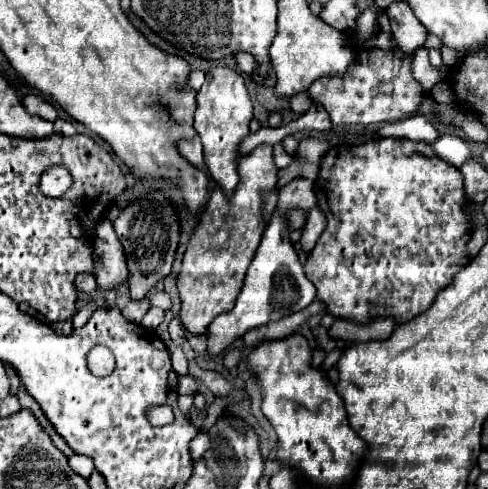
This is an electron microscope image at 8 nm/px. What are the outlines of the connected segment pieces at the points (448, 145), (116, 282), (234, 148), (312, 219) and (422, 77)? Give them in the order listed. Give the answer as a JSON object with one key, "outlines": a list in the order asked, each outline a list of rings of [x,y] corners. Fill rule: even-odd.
{"outlines":[[[[456,136],[438,138],[434,142],[434,150],[442,160],[446,160],[448,164],[452,164],[458,169],[464,162],[471,159],[468,142],[464,142],[462,138],[456,138]]],[[[104,218],[94,232],[94,254],[96,254],[96,282],[100,288],[116,288],[128,280],[126,256],[120,240],[116,238],[112,222]]],[[[216,66],[206,74],[206,82],[200,92],[196,92],[196,112],[194,112],[194,130],[198,132],[204,146],[204,162],[208,166],[210,176],[224,190],[224,194],[232,194],[240,176],[236,174],[238,148],[242,140],[248,136],[248,124],[254,116],[252,102],[248,90],[244,86],[244,78],[240,72],[228,66]]],[[[312,208],[312,210],[308,212],[308,222],[306,222],[306,226],[304,226],[304,230],[302,230],[302,236],[300,236],[300,244],[302,244],[302,250],[304,250],[306,254],[310,254],[310,250],[312,250],[314,244],[316,244],[316,240],[320,238],[320,234],[322,234],[322,230],[324,230],[324,226],[326,226],[324,220],[326,220],[326,218],[324,218],[324,214],[322,214],[318,208]]],[[[426,48],[416,50],[412,70],[414,70],[416,80],[422,84],[424,90],[430,90],[434,84],[440,82],[440,72],[438,72],[438,68],[434,68],[434,66],[430,64],[430,60],[428,60],[428,50],[426,50]]]]}

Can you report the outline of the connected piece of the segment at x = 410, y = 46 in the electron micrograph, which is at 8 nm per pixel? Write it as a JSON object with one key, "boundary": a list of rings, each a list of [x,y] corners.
{"boundary":[[[392,2],[386,8],[386,14],[390,18],[392,36],[398,40],[398,44],[404,52],[412,54],[416,48],[424,46],[428,30],[424,28],[424,24],[420,20],[416,20],[412,10],[404,2]]]}

